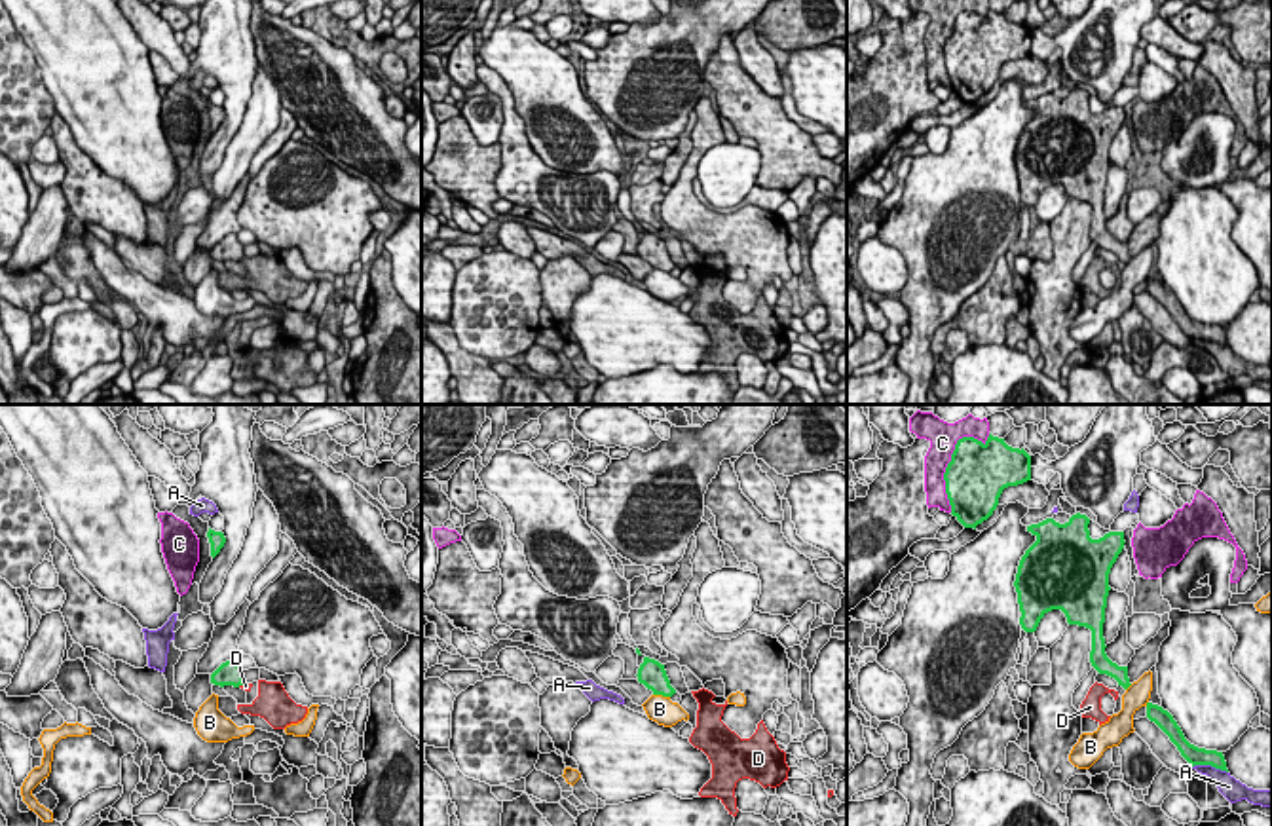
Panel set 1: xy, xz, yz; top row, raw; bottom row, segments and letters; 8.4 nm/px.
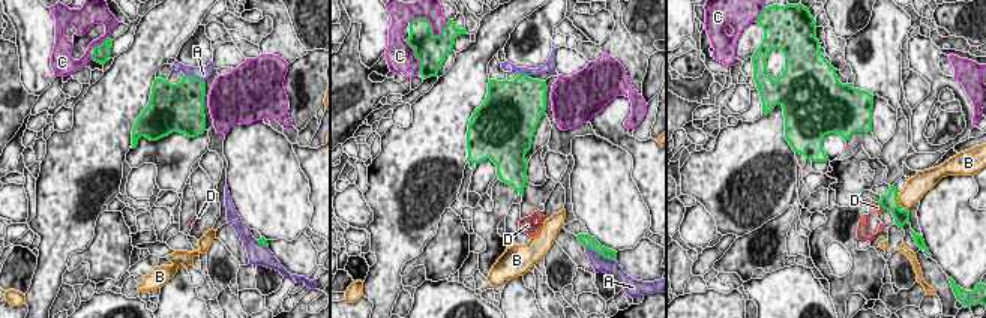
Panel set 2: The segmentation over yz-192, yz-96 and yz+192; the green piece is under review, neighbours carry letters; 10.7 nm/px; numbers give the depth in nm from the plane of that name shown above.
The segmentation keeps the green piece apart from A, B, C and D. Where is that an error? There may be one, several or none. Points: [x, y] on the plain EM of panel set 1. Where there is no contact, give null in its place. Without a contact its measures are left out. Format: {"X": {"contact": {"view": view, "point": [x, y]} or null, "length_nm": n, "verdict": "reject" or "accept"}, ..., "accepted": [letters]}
{"A": {"contact": {"view": "yz", "point": [1210, 338]}, "length_nm": 340, "verdict": "reject"}, "B": {"contact": {"view": "xz", "point": [661, 268]}, "length_nm": 150, "verdict": "reject"}, "C": {"contact": {"view": "yz", "point": [952, 35]}, "length_nm": 750, "verdict": "reject"}, "D": {"contact": {"view": "xy", "point": [240, 259]}, "length_nm": 80, "verdict": "reject"}, "accepted": []}

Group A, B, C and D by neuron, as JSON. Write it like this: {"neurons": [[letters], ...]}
{"neurons": [["A"], ["B"], ["C"], ["D"]]}

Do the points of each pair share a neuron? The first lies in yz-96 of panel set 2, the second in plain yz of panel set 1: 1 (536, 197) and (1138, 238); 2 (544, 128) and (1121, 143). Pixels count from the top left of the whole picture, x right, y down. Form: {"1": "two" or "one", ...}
{"1": "two", "2": "one"}

